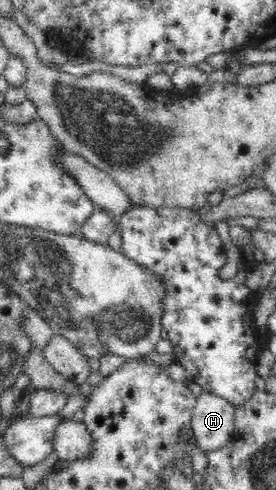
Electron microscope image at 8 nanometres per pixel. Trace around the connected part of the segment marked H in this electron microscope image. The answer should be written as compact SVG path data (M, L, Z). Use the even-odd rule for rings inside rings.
M203 391L197 397L191 427L200 451L228 448L235 431L235 406L223 397Z

